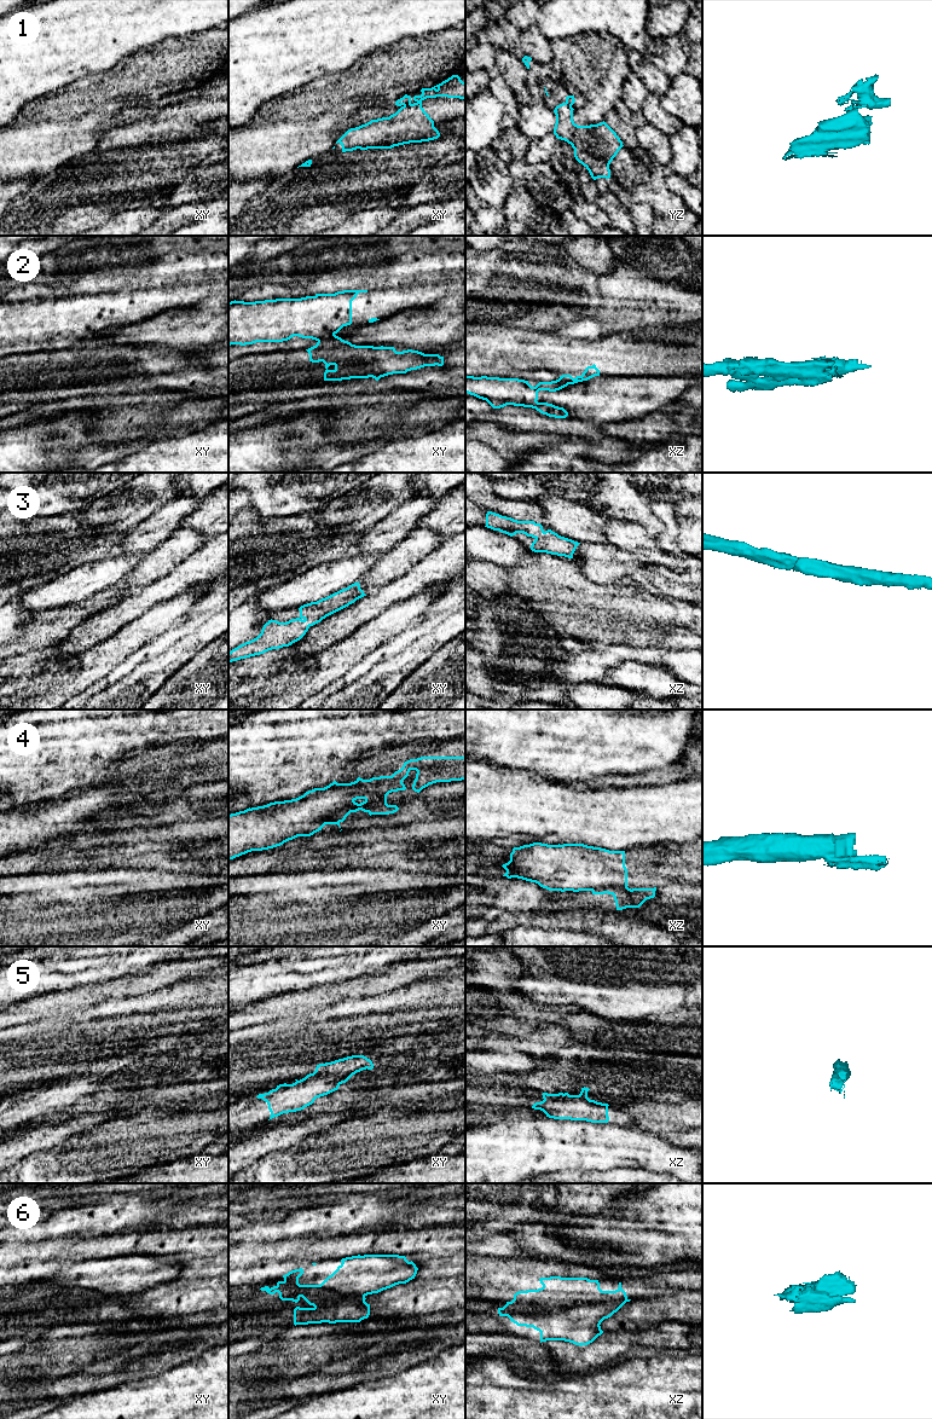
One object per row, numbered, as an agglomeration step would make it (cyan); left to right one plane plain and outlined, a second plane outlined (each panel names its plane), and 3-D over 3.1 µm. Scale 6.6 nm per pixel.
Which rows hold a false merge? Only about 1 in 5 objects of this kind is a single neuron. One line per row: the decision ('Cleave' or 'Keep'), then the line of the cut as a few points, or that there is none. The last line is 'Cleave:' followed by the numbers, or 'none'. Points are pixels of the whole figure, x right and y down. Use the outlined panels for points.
1: Cleave. Split along xy (410, 103), (404, 105)
2: Cleave. Split along xy (334, 334), (318, 341)
3: Keep. No split
4: Cleave. Split along xy (363, 780), (366, 792), (372, 794), (388, 793)
5: Keep. No split
6: Cleave. Split along xz (626, 1298), (577, 1303), (550, 1310), (509, 1312), (503, 1307)
Cleave: 1, 2, 4, 6

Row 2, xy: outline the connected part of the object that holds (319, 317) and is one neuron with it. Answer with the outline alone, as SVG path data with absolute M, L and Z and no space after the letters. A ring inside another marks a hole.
M367 290L301 299L228 302L228 346L283 342L294 336L322 341L352 324L352 301Z

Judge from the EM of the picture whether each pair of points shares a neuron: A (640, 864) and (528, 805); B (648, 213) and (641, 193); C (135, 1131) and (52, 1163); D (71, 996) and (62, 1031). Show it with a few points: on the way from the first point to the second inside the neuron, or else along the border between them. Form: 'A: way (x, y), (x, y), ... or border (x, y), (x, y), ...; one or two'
A: border (653, 845), (627, 849), (625, 851); two
B: border (640, 202), (646, 202), (655, 214); two
C: way (115, 1148), (82, 1160), (73, 1160); one
D: border (55, 1019), (27, 1023); two

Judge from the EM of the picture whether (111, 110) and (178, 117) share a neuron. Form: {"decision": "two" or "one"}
{"decision": "two"}

